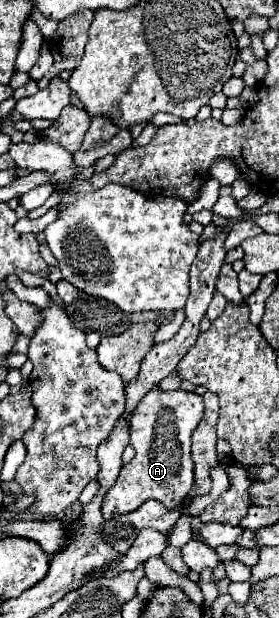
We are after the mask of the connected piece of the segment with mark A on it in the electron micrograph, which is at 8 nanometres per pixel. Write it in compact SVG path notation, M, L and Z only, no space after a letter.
M153 389L145 395L145 399L137 405L137 409L131 415L131 445L135 447L135 457L127 465L121 467L121 473L115 481L115 485L109 489L109 493L103 499L103 505L107 505L107 519L111 521L117 515L131 513L133 509L139 509L147 499L185 499L185 495L193 487L193 461L191 461L191 435L195 431L195 425L199 425L203 417L203 399L197 393L185 393L185 391L161 391Z

